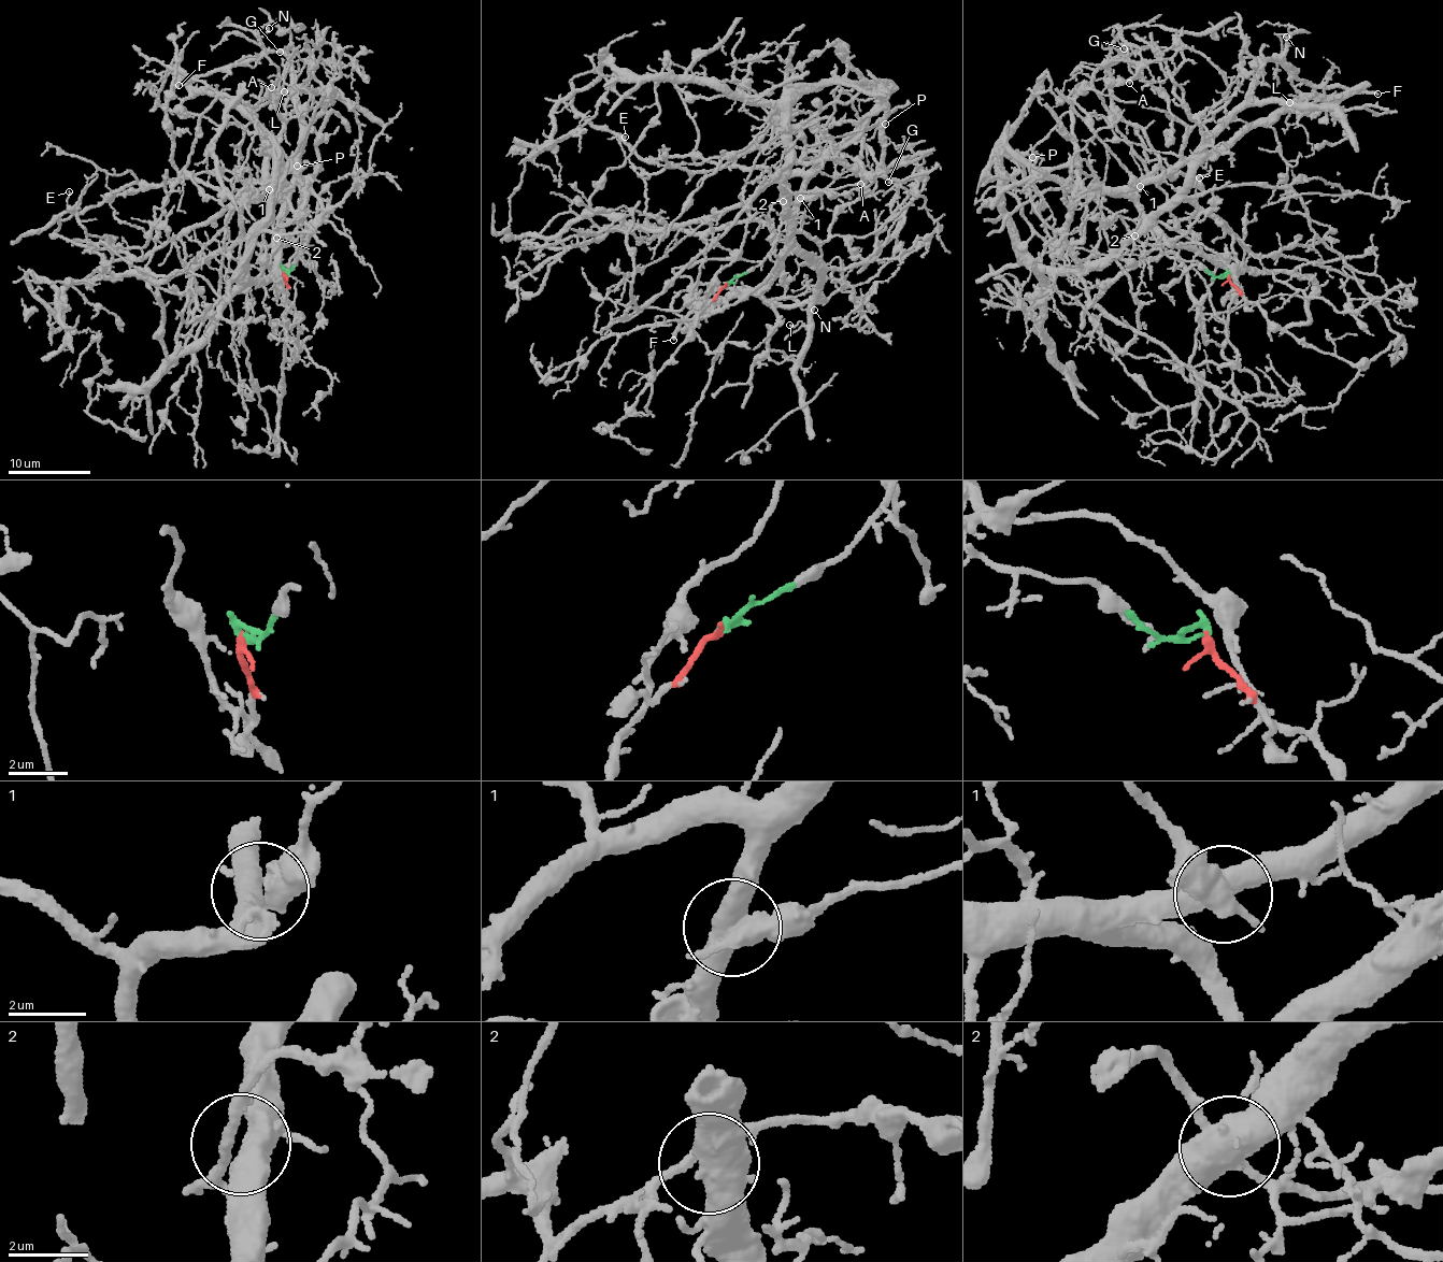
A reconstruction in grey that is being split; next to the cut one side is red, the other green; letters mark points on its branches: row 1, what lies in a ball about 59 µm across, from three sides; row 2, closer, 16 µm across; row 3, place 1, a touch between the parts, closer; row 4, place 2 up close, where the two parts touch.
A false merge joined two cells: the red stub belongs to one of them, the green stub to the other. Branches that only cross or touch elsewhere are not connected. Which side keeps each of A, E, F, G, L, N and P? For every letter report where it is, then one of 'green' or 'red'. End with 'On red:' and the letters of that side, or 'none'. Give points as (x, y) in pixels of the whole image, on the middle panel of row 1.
A: at (860, 184); red
E: at (625, 137); red
F: at (673, 340); green
G: at (888, 182); green
L: at (789, 325); green
N: at (814, 310); green
P: at (885, 124); green
On red: A, E

